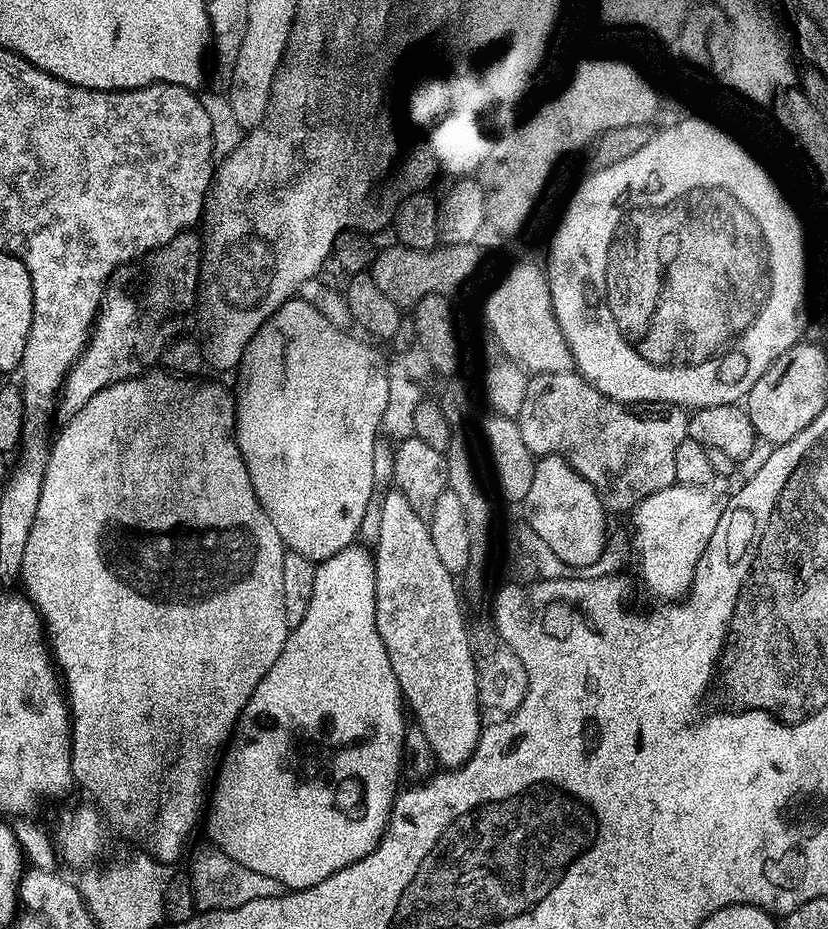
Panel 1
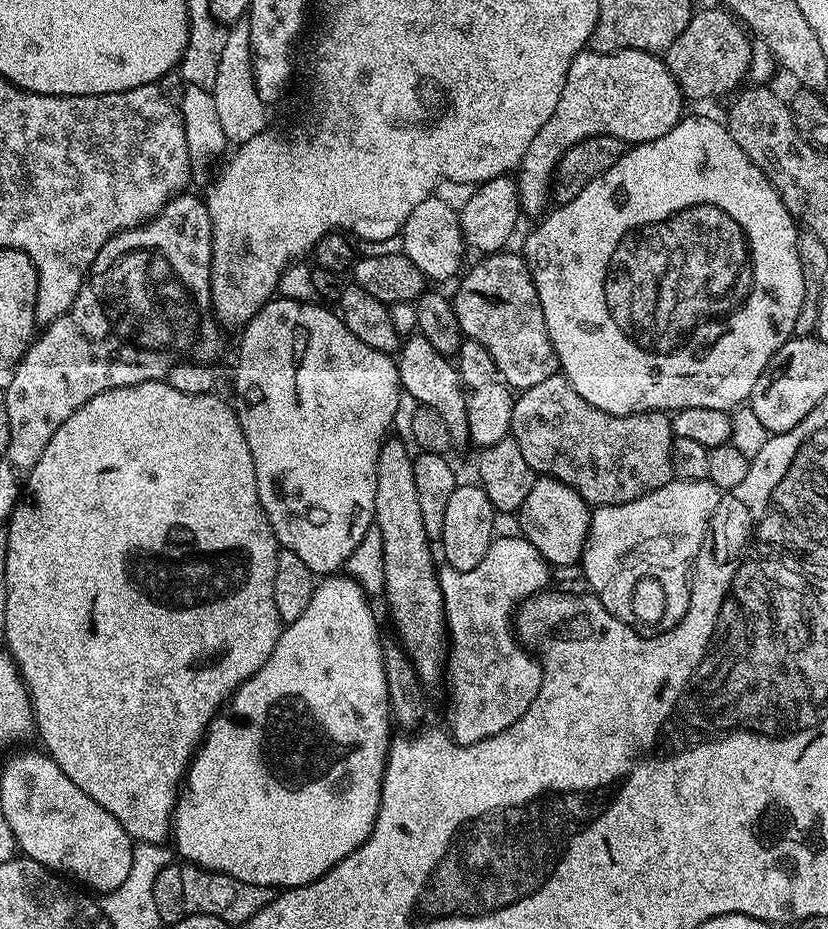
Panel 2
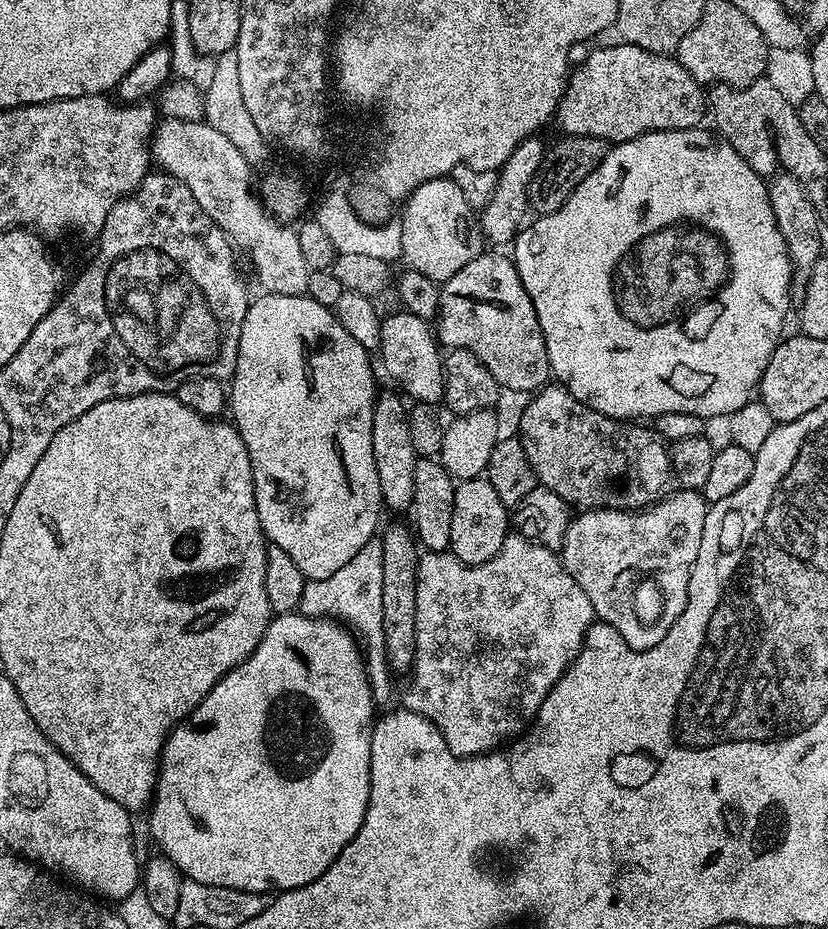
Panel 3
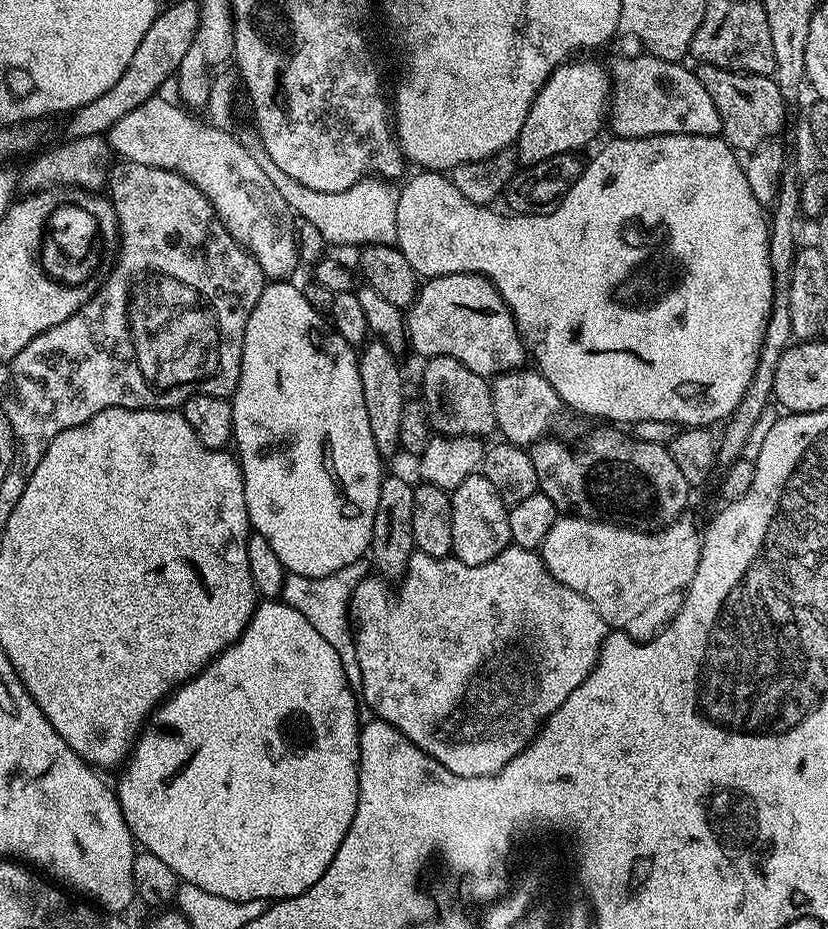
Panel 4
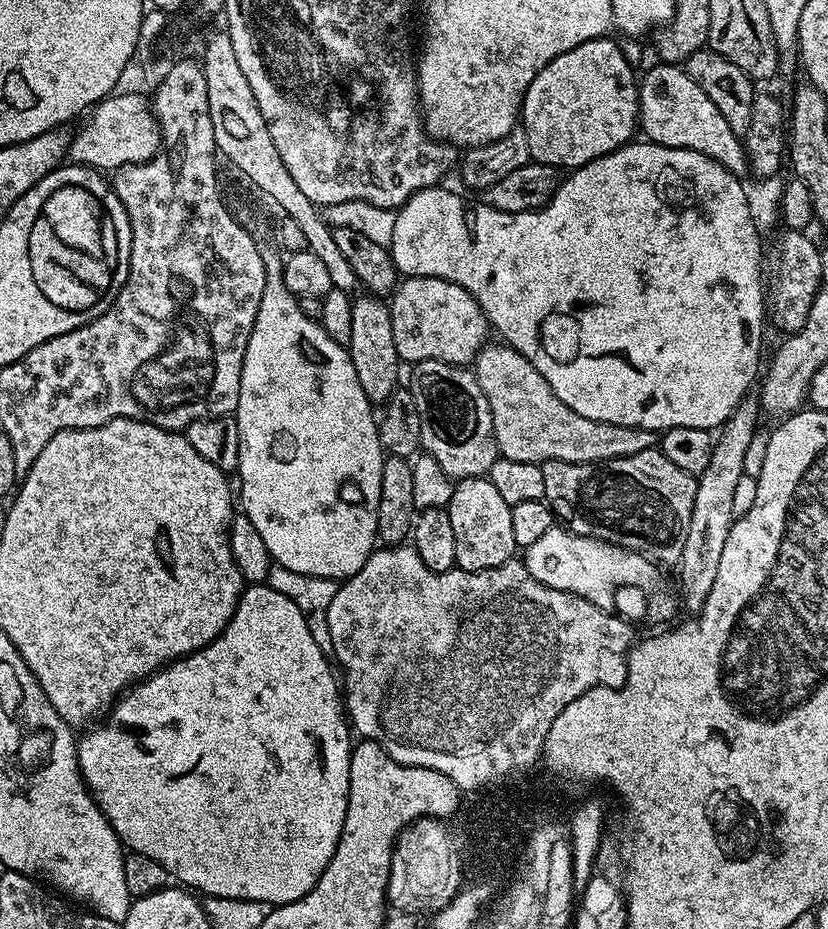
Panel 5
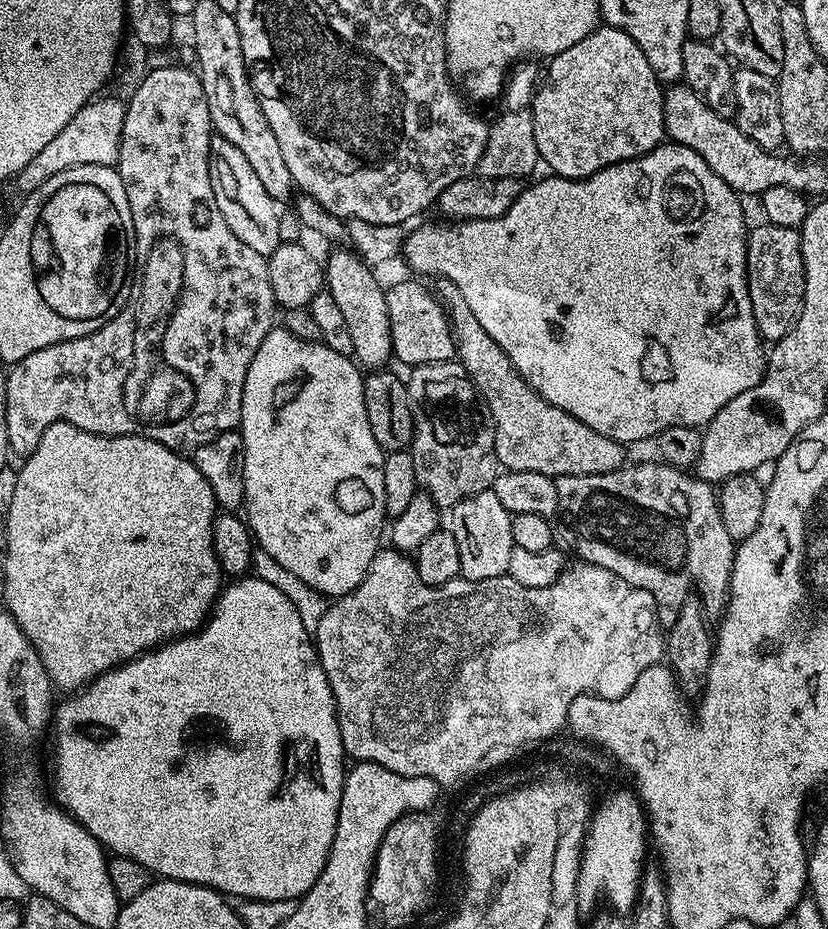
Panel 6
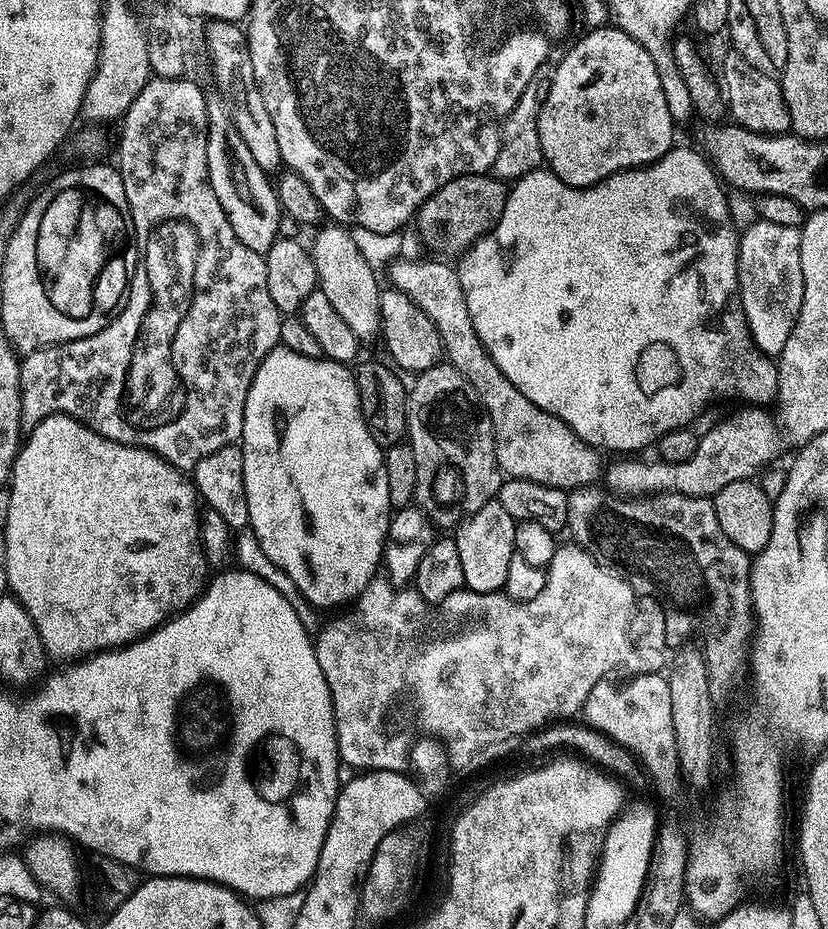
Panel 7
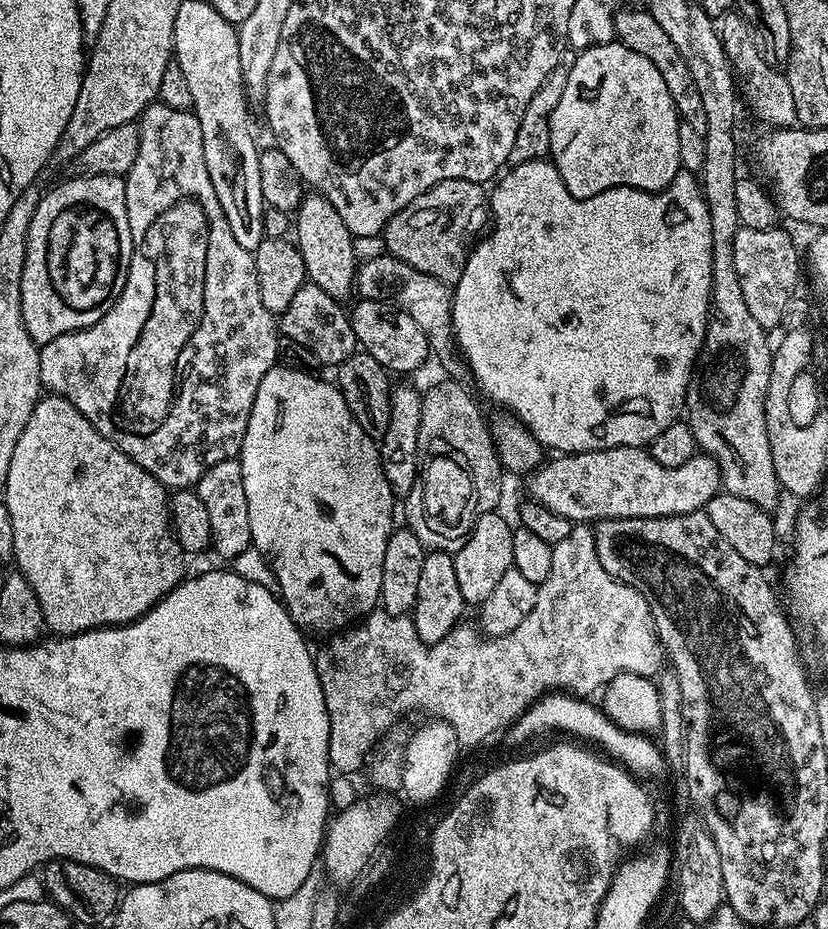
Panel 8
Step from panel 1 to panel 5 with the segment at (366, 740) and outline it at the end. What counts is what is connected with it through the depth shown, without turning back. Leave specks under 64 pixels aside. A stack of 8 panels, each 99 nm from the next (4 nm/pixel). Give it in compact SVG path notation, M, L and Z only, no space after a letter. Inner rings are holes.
M267 583L253 584L241 591L240 601L230 622L206 647L173 660L159 672L152 673L143 682L125 691L103 717L104 725L101 728L89 727L89 732L78 740L80 775L125 849L146 854L146 858L154 858L158 866L167 870L169 877L176 879L177 876L181 880L177 881L185 889L204 892L205 897L248 900L260 906L279 906L303 898L316 885L338 846L342 822L346 822L350 790L350 758L354 740L350 735L338 676L330 660L328 665L327 659L329 657L325 649L310 634L310 627L294 602L270 588Z

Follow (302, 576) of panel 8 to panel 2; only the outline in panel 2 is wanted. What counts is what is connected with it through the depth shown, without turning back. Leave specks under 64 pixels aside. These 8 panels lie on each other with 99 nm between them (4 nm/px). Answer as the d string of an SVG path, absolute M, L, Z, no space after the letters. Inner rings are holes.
M273 298L269 300L266 306L262 306L262 310L258 310L258 314L254 314L254 318L250 318L247 324L243 325L240 336L240 357L236 360L236 400L234 399L234 407L236 417L240 419L242 426L242 434L246 434L246 446L250 446L250 454L254 458L254 474L258 482L258 498L262 502L262 510L266 514L266 518L270 522L270 526L274 530L276 540L279 542L281 549L290 554L298 554L298 558L302 558L302 562L306 566L310 566L313 574L336 574L345 567L347 560L354 552L354 548L362 542L363 535L366 530L376 519L376 511L374 510L374 494L376 493L376 467L378 466L378 454L380 448L384 444L386 437L389 435L388 427L392 424L392 419L396 416L396 411L400 408L400 396L402 397L402 389L400 387L400 375L396 369L396 361L391 355L382 350L373 350L372 347L366 346L366 342L354 338L354 334L350 334L350 330L346 330L346 326L340 321L339 315L335 311L332 312L328 308L323 308L320 302L304 303L302 301L290 301L283 298Z

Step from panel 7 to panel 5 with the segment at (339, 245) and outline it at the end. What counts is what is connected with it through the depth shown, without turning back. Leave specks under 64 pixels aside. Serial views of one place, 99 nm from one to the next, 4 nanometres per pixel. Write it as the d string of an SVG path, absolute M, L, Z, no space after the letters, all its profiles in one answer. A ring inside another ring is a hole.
M371 294L356 296L352 301L352 317L350 318L350 342L346 346L350 358L354 362L354 371L358 374L358 382L362 382L362 390L373 406L383 406L393 392L397 391L396 379L400 376L402 361L394 346L394 330L389 305L383 299Z

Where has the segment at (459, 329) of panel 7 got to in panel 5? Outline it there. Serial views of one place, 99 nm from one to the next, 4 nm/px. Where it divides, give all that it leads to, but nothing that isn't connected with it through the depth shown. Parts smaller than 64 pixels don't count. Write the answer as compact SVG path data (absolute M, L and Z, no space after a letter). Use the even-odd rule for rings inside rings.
M489 343L480 349L474 361L474 371L478 386L482 386L482 394L486 394L486 402L490 402L490 418L494 418L494 438L497 453L505 460L514 462L530 462L545 464L548 460L558 462L574 462L575 464L603 464L606 460L626 458L630 454L638 454L647 448L657 447L657 433L645 428L630 426L614 426L610 422L594 422L594 418L582 418L554 390L550 390L550 382L538 374L538 370L525 356L507 343Z

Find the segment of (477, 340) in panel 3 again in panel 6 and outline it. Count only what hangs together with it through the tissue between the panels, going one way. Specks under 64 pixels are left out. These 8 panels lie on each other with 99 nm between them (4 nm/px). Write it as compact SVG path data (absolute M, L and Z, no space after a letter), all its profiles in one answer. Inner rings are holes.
M400 280L393 288L387 289L386 310L390 314L390 338L392 339L393 357L407 366L433 364L451 360L456 356L456 340L452 337L452 326L448 323L448 313L440 303L435 291L416 280Z

